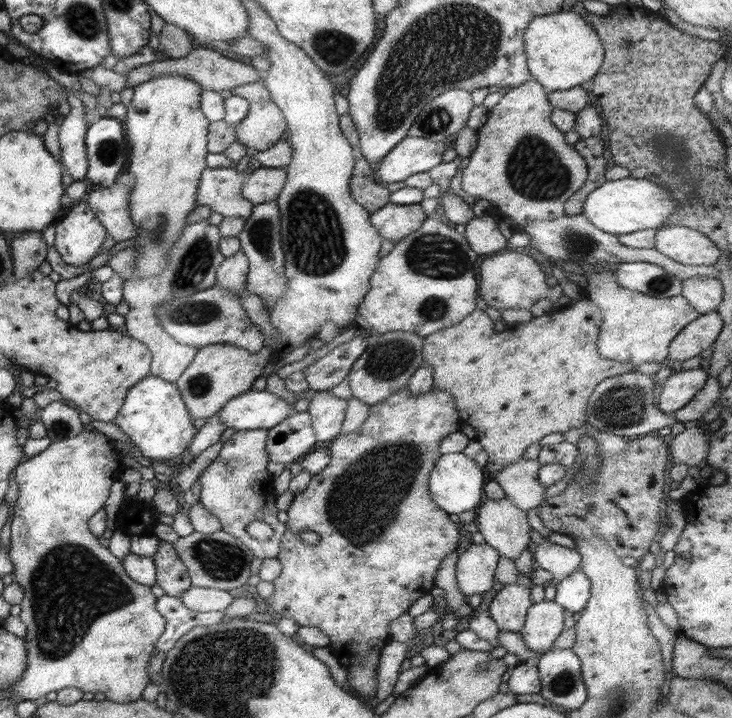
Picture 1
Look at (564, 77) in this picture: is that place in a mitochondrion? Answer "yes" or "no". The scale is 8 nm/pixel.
no

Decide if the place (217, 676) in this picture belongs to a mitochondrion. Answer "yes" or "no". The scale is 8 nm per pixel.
yes

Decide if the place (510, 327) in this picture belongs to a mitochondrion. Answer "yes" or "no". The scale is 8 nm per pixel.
no

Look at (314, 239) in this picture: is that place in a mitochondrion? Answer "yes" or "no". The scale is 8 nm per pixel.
yes

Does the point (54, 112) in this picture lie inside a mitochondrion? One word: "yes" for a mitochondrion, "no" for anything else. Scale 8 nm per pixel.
no

